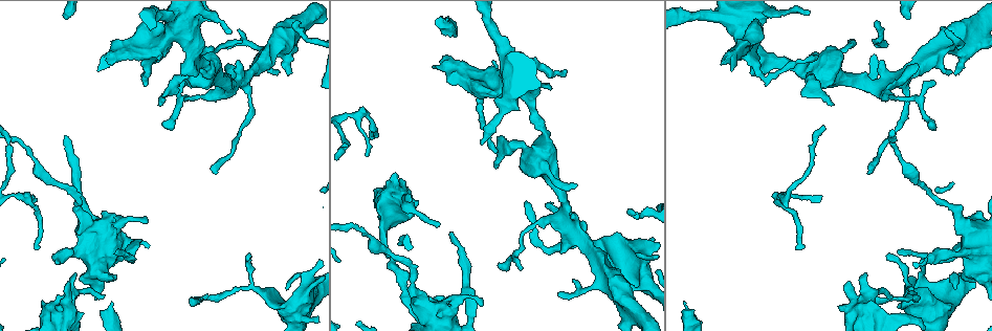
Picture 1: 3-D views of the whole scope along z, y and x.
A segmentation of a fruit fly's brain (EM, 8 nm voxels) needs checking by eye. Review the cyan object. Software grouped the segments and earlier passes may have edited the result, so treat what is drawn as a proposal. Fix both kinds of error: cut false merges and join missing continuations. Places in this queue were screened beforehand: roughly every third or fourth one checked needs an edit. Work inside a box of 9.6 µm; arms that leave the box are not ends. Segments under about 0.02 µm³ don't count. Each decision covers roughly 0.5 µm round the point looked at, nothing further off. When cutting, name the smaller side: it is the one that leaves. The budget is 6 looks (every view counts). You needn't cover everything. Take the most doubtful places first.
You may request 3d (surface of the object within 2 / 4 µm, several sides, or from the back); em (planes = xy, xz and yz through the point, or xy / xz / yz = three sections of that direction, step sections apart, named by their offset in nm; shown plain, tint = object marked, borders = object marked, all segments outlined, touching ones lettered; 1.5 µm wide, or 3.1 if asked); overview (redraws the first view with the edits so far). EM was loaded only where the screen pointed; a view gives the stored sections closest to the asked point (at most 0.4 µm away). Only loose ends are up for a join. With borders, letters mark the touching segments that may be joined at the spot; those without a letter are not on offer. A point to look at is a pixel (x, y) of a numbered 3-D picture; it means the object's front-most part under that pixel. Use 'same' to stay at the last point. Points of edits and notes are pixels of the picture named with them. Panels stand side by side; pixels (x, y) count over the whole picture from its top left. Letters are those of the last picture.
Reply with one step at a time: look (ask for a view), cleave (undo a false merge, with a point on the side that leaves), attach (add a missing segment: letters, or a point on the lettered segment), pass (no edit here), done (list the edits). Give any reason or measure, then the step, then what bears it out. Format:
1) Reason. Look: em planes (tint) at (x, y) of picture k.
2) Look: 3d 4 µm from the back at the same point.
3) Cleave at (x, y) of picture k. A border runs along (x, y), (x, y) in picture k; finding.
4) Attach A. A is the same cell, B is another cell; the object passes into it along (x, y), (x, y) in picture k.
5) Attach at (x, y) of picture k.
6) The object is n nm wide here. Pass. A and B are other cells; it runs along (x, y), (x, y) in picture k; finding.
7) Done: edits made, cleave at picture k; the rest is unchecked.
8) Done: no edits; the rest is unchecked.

Branch stops here. Look: em planes (borders) at (54, 263) of picture 1.

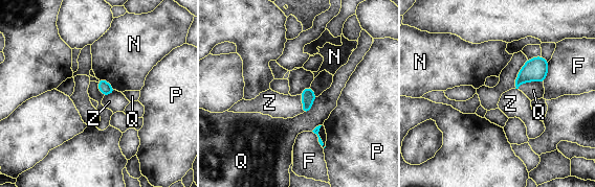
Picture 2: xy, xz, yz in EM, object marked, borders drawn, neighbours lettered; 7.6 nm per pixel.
Pass. F, N, P, Q and Z are other cells; a border runs along (299, 95), (302, 98), (301, 113) in picture 2; no lettered segment goes on from it.

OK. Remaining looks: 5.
Thin end. Look: em planes (borders) at (496, 153) of picture 1.

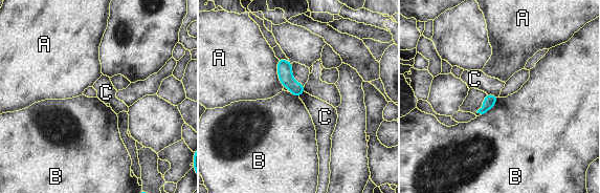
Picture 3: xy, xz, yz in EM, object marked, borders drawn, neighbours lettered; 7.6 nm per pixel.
Pass. A, B and C are other cells; it runs along (280, 61), (297, 93) in picture 3; no lettered segment goes on from it.

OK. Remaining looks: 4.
Calibre changes. Look: 3d 4 µm at (468, 320) of picture 1.

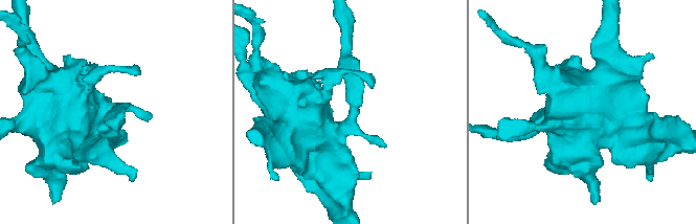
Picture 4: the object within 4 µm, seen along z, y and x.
Look: em planes (borders) at (351, 109) of picture 4.

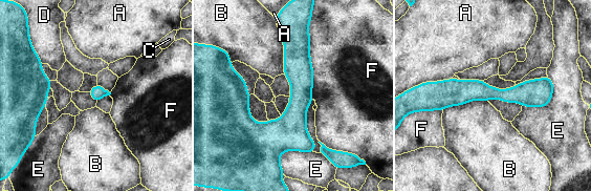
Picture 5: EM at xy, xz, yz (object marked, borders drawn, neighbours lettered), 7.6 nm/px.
The object is 110 nm wide here. Pass. A, B, C, D, E and F are other cells; a border runs along (279, 28), (282, 35), (284, 73) in picture 5; all the same cell.

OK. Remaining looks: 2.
Done: no edits; the rest is unchecked.

